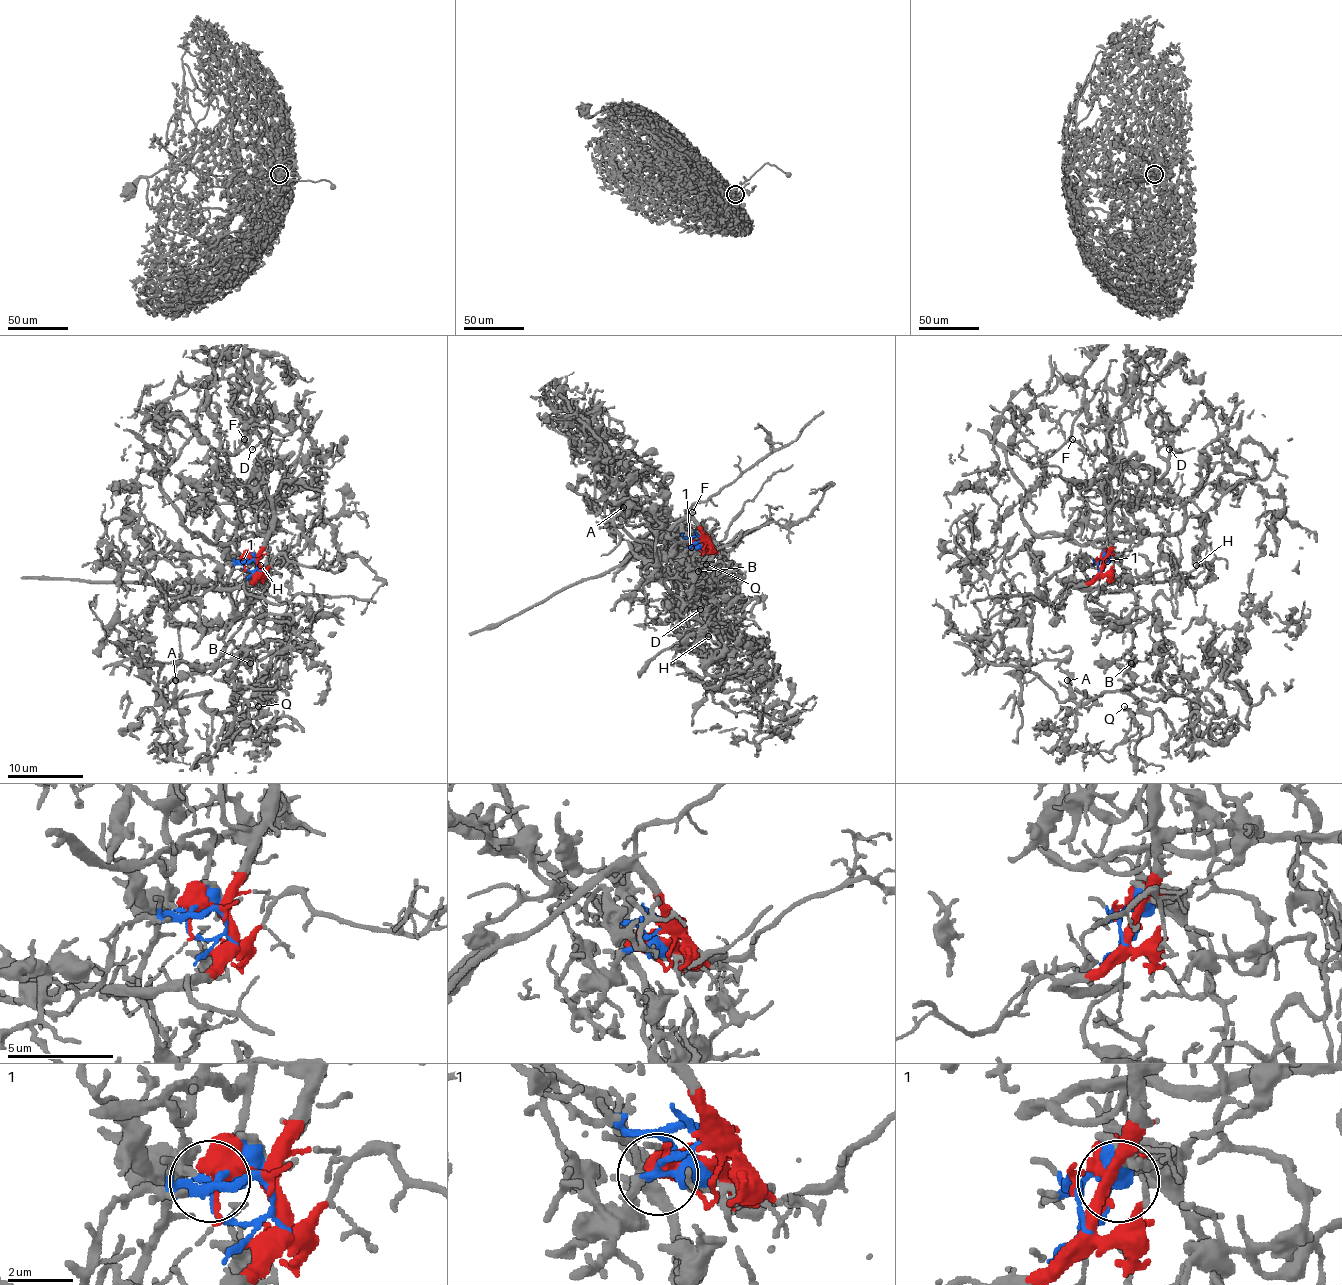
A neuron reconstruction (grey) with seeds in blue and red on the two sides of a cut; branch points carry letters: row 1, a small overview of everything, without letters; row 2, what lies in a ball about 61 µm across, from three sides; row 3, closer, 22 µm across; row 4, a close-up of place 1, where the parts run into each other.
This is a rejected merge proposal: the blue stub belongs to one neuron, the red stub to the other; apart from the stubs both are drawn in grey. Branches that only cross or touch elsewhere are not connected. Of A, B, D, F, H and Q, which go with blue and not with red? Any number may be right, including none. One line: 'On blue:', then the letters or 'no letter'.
On blue: A, B, D, F, H, Q

